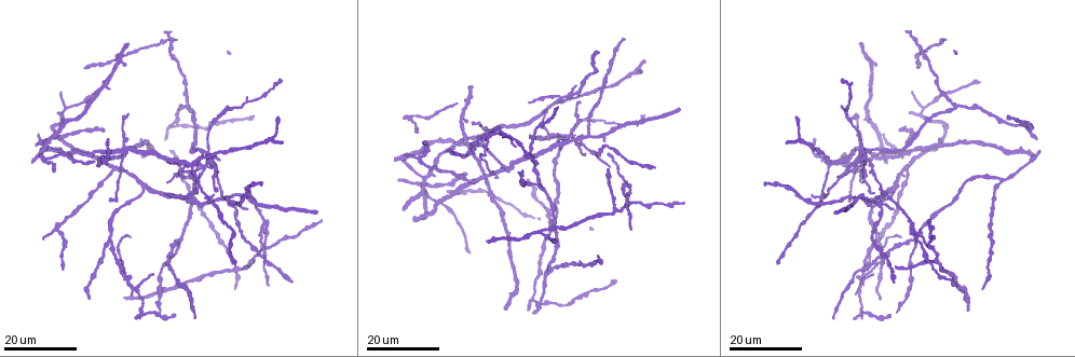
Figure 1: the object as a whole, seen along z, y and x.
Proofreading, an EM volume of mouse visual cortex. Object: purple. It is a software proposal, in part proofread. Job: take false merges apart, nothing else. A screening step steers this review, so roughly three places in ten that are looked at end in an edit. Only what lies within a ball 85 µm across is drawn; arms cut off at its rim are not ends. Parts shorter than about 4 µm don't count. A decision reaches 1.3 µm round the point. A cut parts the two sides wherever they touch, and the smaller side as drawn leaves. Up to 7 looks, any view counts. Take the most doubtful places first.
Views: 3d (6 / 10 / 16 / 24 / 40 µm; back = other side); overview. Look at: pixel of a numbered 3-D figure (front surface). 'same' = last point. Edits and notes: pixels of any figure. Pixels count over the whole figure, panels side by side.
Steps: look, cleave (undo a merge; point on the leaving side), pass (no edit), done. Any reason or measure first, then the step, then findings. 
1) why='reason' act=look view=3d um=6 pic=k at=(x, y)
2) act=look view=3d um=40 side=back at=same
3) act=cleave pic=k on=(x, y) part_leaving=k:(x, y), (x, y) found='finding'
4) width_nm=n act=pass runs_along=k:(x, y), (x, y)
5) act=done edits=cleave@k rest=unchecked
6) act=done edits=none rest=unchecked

why='four-way junction' act=look view=3d um=16 pic=1 at=(912, 223)

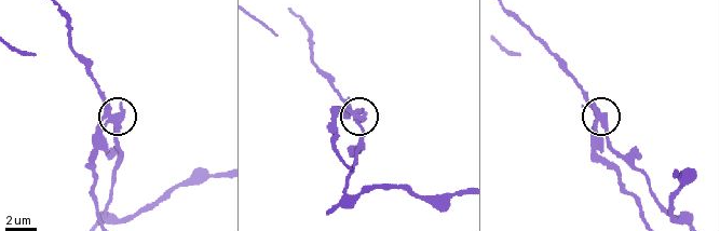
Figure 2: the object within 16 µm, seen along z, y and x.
act=look view=3d um=10 pic=2 at=(353, 112)

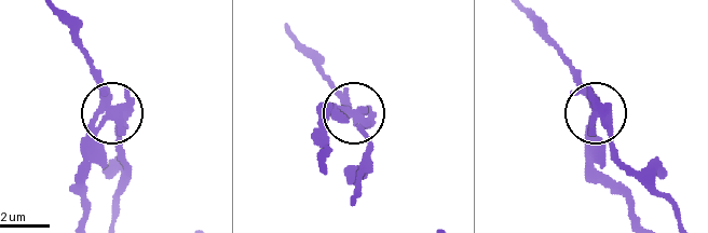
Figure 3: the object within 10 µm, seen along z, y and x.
act=cleave pic=3 on=(99, 140) found='a second neuron is stuck on'

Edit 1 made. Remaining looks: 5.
act=look view=3d um=24 pic=1 at=(208, 150)

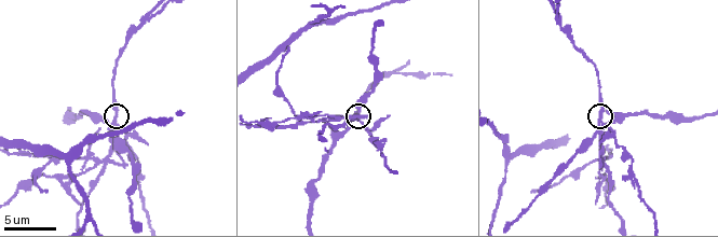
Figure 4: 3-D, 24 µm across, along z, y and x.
act=look view=3d um=10 pic=4 at=(599, 126)

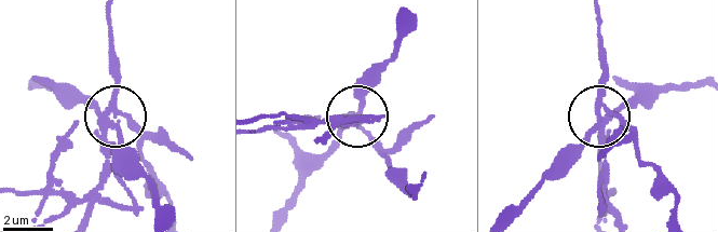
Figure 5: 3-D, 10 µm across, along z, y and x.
act=cleave pic=5 on=(118, 86) part_leaving=5:(104, 117), (117, 81), (110, 13) found='two neurons meet here'

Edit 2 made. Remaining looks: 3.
why='side arm on a straight run' act=look view=3d um=16 pic=4 at=(87, 219)

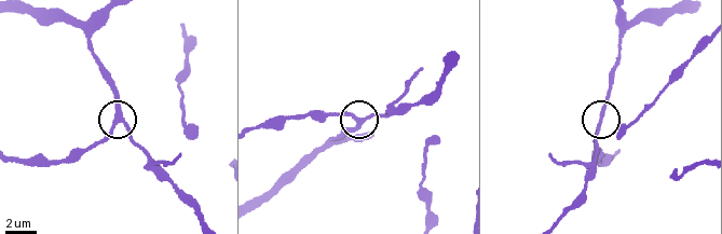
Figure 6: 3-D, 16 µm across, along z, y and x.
side_arm_um=11 act=pass found='all the same neuron'

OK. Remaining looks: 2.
act=done edits=cleave@3,cleave@5 rest=unchecked

